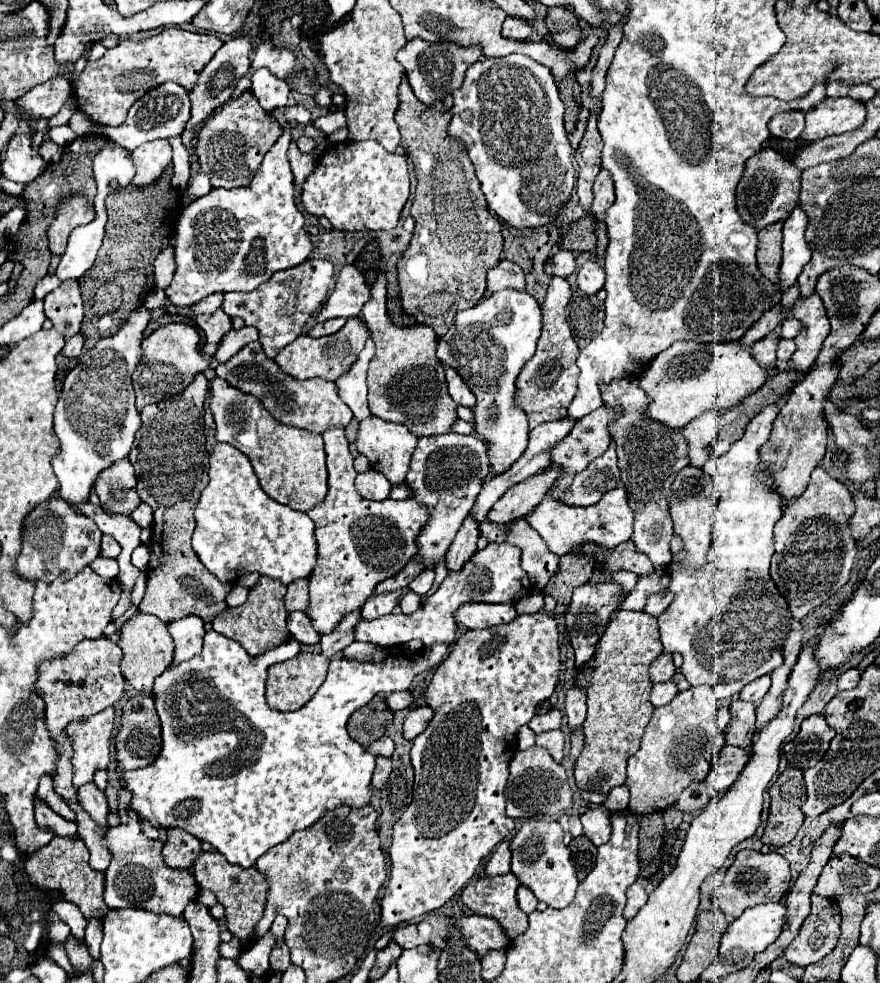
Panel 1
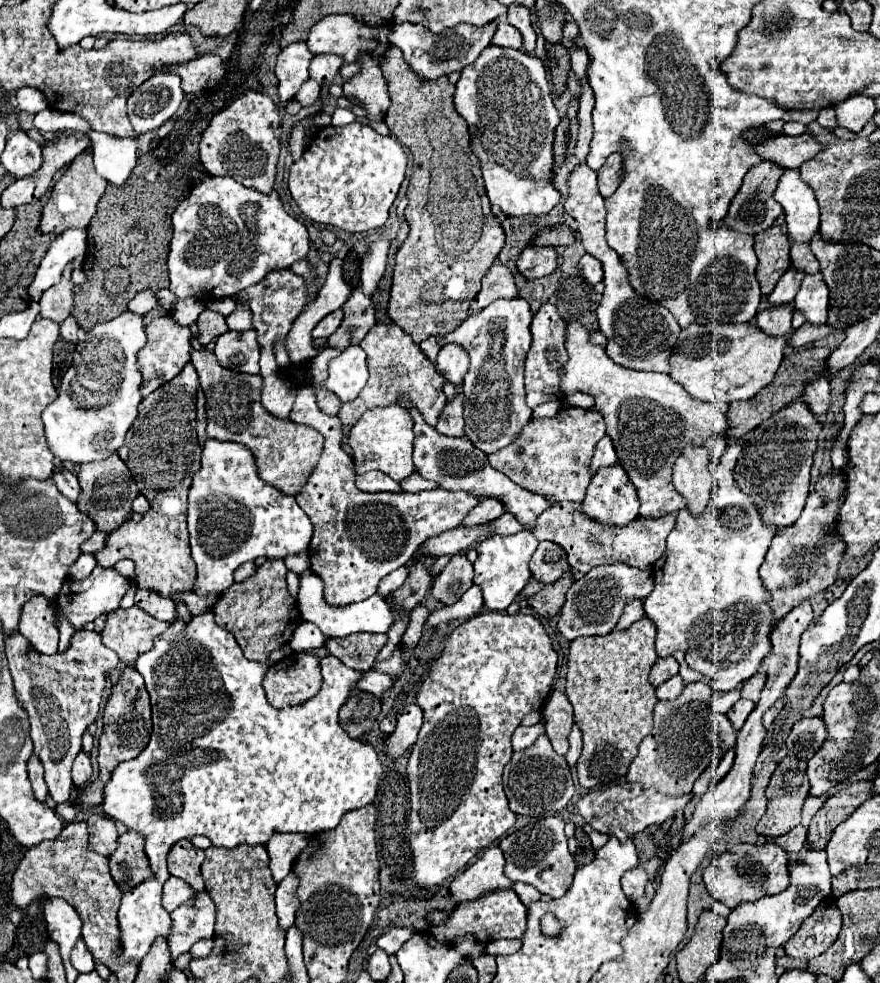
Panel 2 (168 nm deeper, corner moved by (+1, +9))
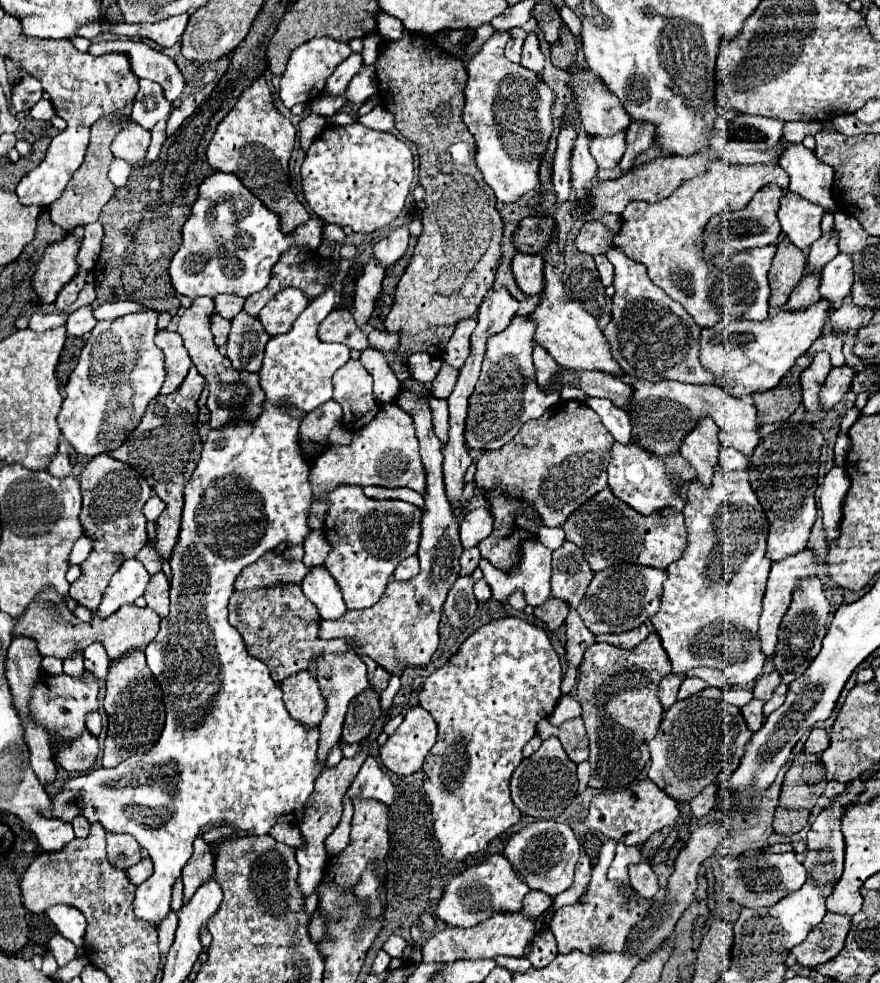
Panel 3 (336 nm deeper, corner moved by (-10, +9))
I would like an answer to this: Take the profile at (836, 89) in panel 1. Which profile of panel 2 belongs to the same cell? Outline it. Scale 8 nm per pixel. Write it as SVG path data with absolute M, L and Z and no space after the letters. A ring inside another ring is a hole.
M815 109L815 110L809 110L809 111L808 110L789 110L784 114L782 119L785 122L796 121L804 125L807 125L817 119L819 115L819 111L821 111L821 109Z

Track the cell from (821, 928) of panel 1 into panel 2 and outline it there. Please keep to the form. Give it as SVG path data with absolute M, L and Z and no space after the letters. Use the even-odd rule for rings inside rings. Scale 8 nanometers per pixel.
M827 898L827 902L821 902L815 912L803 922L803 926L787 940L785 954L789 958L801 958L811 960L815 956L821 956L839 936L841 930L841 912L835 904L835 898Z

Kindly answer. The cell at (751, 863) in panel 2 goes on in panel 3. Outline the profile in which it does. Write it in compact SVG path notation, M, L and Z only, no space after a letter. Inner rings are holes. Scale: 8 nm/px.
M772 844L762 850L748 850L722 868L724 874L724 892L730 900L746 908L774 906L780 898L796 892L806 882L806 870L796 860L792 844Z

